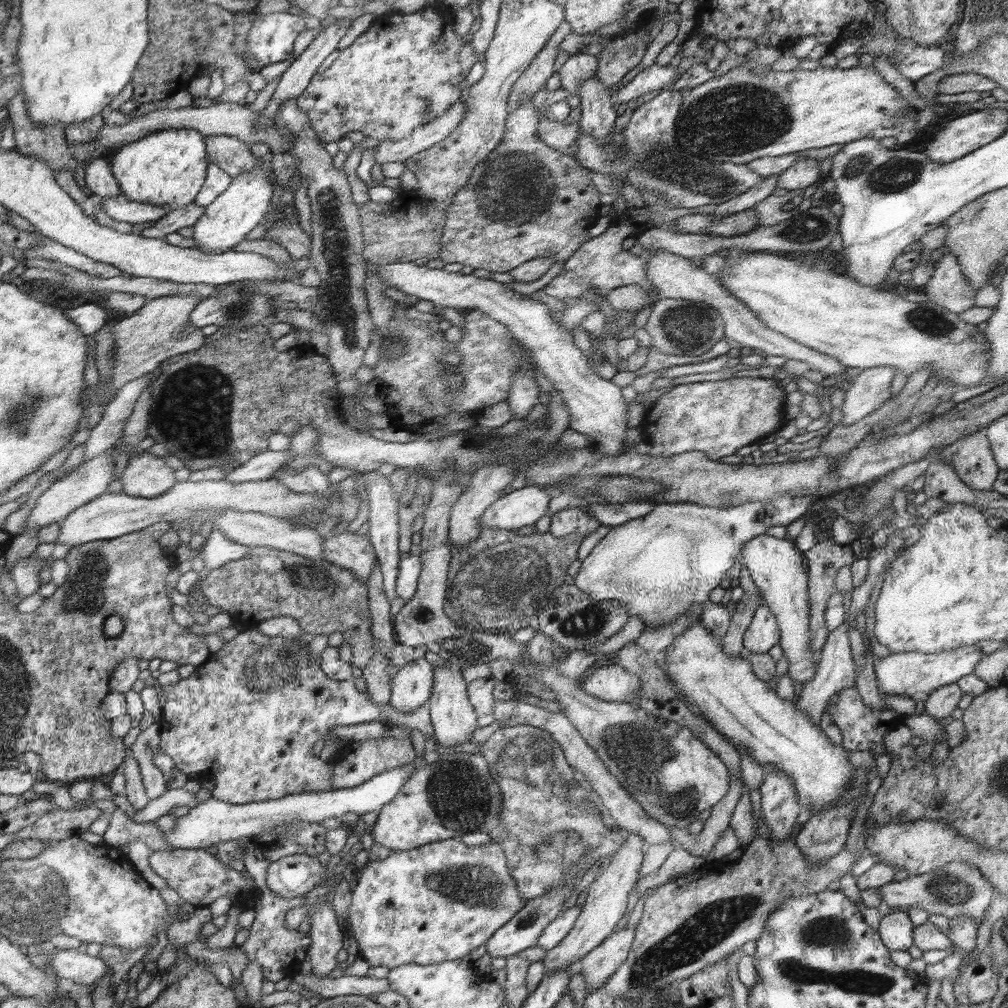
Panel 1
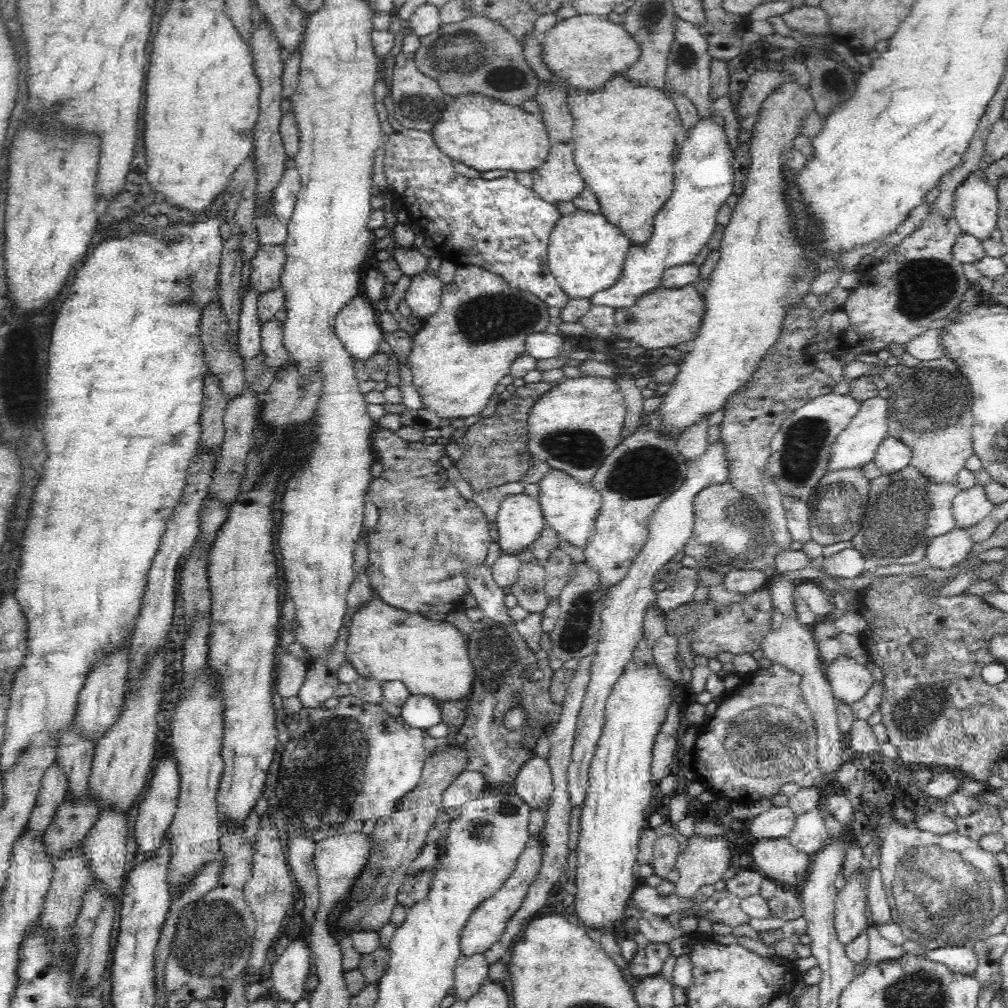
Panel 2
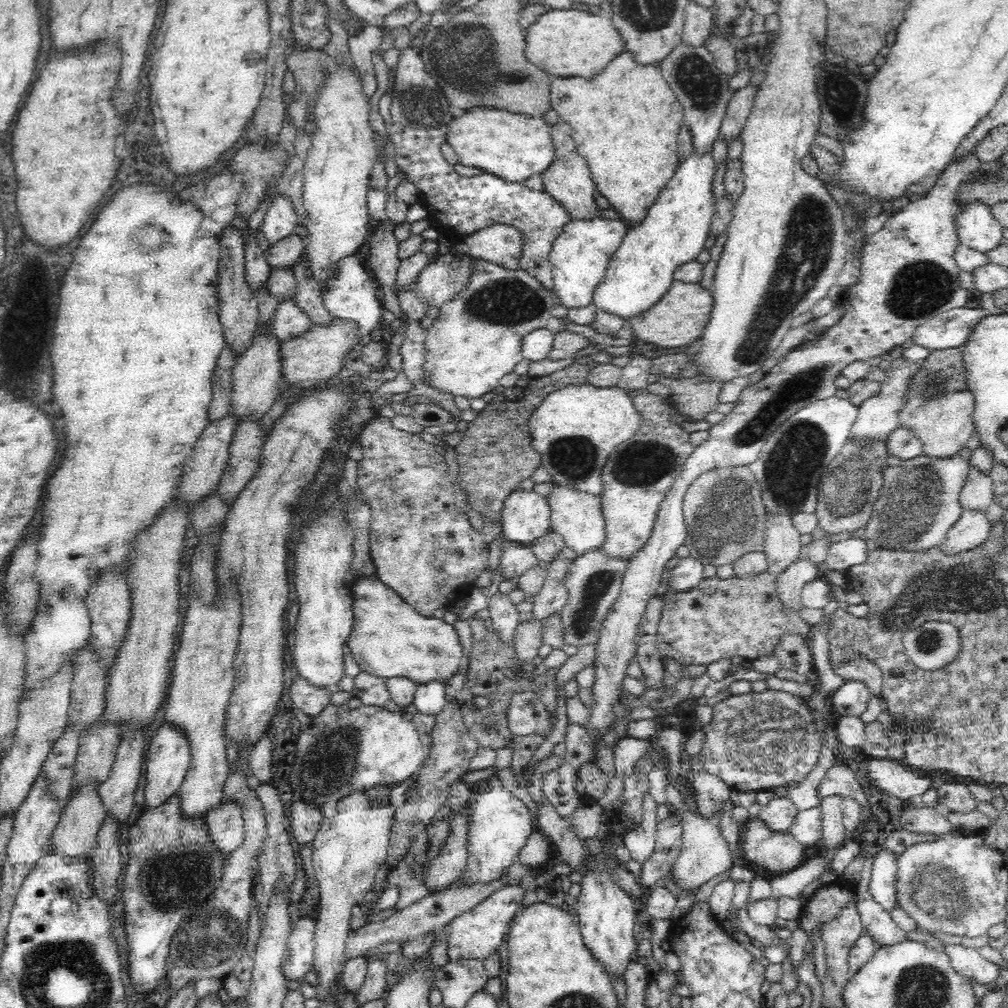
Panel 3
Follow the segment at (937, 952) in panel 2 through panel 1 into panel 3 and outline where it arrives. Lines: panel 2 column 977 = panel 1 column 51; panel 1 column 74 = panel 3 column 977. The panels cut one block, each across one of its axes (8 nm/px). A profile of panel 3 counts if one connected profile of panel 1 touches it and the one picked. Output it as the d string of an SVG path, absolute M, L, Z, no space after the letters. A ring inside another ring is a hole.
M945 945L942 949L937 949L940 951L946 952L948 957L950 957L950 962L952 963L953 968L958 972L958 974L963 975L964 977L974 978L979 984L990 984L994 982L996 978L1000 976L1001 967L990 960L983 958L981 953L979 953L979 948L964 948L962 945Z

